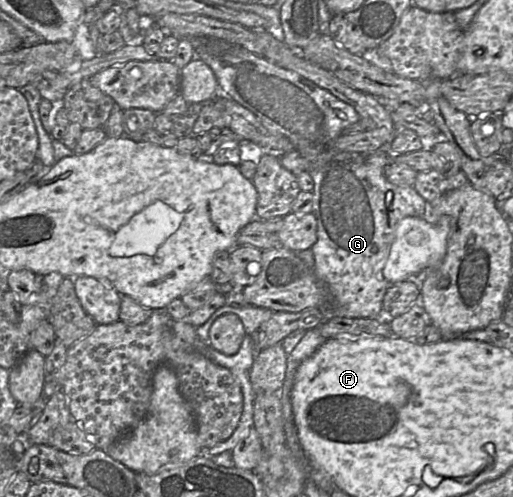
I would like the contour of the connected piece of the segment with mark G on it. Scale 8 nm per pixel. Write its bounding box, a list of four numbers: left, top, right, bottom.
[197,45,437,319]

